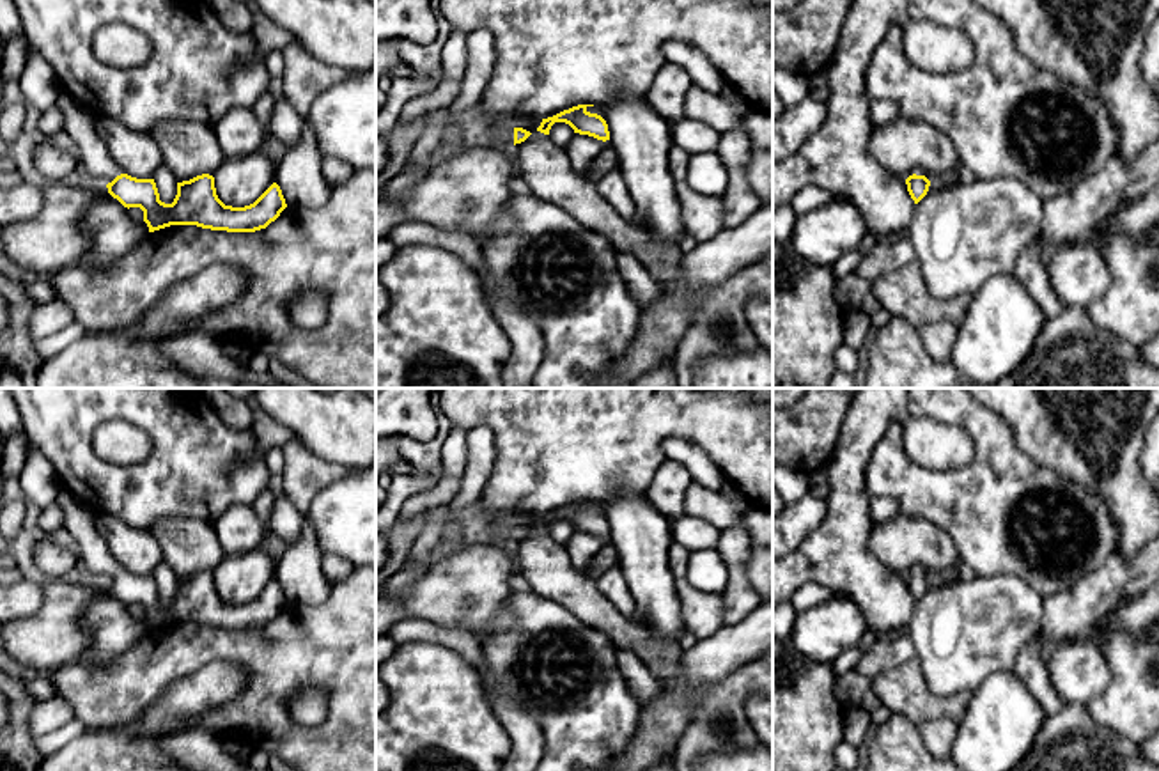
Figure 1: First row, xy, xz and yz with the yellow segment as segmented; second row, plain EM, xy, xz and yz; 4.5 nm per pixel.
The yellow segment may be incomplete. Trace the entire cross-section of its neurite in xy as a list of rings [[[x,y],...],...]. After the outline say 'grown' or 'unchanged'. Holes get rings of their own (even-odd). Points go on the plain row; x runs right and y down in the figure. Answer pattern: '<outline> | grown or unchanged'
[[[64,486],[57,496],[64,510],[64,528],[78,541],[82,560],[89,571],[105,580],[108,590],[124,604],[140,604],[149,629],[170,622],[197,622],[211,627],[255,629],[266,626],[287,604],[282,587],[273,580],[253,601],[225,603],[214,585],[214,574],[197,572],[177,580],[172,601],[159,597],[154,576],[136,576],[124,571],[110,555],[96,530],[96,512]]] | grown

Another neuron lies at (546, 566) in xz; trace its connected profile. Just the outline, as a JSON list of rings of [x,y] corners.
[[[517,514],[512,525],[532,532],[512,544],[516,569],[539,596],[567,608],[578,620],[611,640],[617,650],[636,654],[659,682],[675,681],[682,649],[640,622],[626,617],[599,592],[597,576],[580,572],[565,549],[537,525],[542,516]]]

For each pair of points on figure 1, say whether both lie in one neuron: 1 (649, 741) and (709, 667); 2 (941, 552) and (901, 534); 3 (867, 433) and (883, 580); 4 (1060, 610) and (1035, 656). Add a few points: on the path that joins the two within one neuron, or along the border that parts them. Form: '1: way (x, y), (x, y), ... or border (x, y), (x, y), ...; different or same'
1: way (661, 724), (676, 700), (692, 685); same
2: way (931, 546), (911, 543); same
3: way (849, 470), (849, 543); same
4: border (1037, 633), (1051, 646); different

